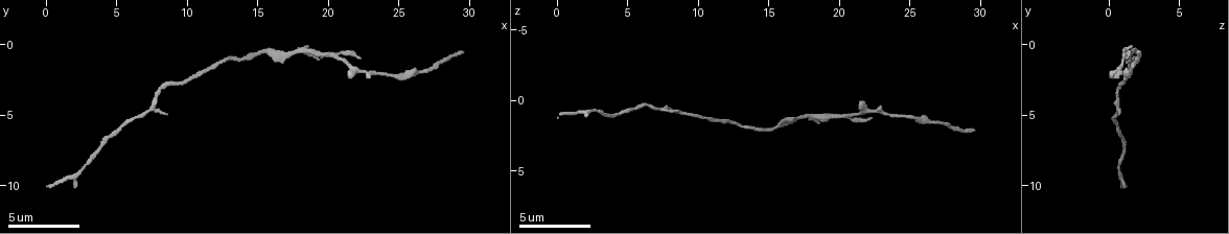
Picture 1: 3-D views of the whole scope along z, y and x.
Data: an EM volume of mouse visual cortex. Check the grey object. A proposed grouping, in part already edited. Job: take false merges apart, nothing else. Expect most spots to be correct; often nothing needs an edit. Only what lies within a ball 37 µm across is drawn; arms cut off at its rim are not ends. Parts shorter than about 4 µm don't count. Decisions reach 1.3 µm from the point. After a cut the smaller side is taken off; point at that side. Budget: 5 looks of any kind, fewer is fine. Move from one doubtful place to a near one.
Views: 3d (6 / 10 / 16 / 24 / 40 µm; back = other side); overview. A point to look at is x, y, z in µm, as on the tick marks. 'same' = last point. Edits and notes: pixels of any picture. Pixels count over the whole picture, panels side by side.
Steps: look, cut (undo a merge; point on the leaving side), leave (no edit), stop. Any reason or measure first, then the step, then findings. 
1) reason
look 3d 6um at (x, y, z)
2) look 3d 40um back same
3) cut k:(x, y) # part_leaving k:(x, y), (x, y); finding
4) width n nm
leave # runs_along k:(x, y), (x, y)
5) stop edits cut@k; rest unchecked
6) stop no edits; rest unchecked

look 3d 10um at (22.8, 2.0, 0.6)

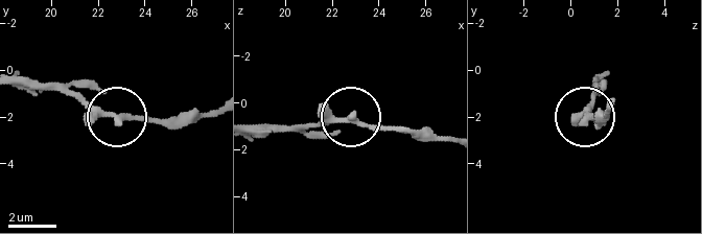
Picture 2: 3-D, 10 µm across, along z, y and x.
width 260 nm
leave # runs_along 2:(20, 85), (56, 85), (104, 111), (140, 120), (192, 120); all the same neuron

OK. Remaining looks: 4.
thick turns thin
look 3d 10um at (8.6, 2.8, 0.8)

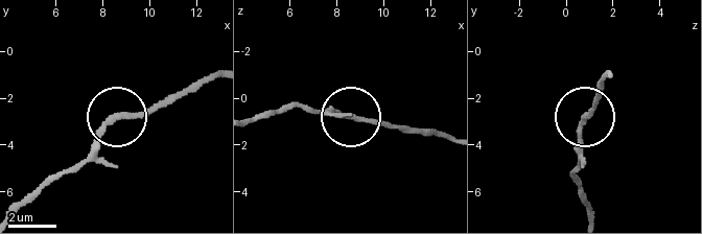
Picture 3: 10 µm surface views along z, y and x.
look 3d 10um back at (8.7, 2.9, 0.8)

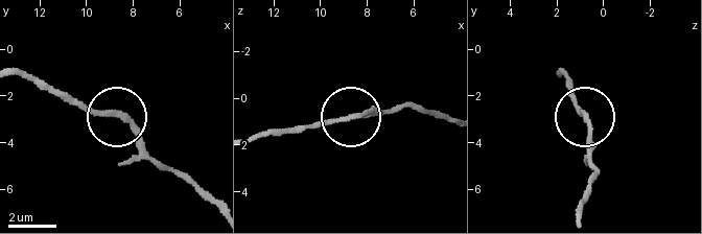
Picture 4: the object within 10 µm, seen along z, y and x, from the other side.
leave # runs_along 4:(21, 77), (111, 114), (157, 163); continuous, no second neuron

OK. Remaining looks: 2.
look 3d 10um at (13.6, 1.0, 1.8)

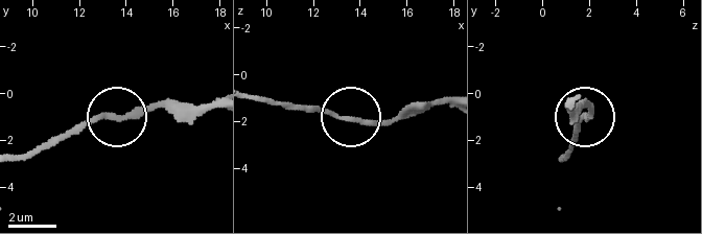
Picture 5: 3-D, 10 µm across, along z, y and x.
width 210 nm
leave # runs_along 5:(116, 118), (103, 114), (64, 132); one neuron here

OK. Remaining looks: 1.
stop no edits; rest unchecked

